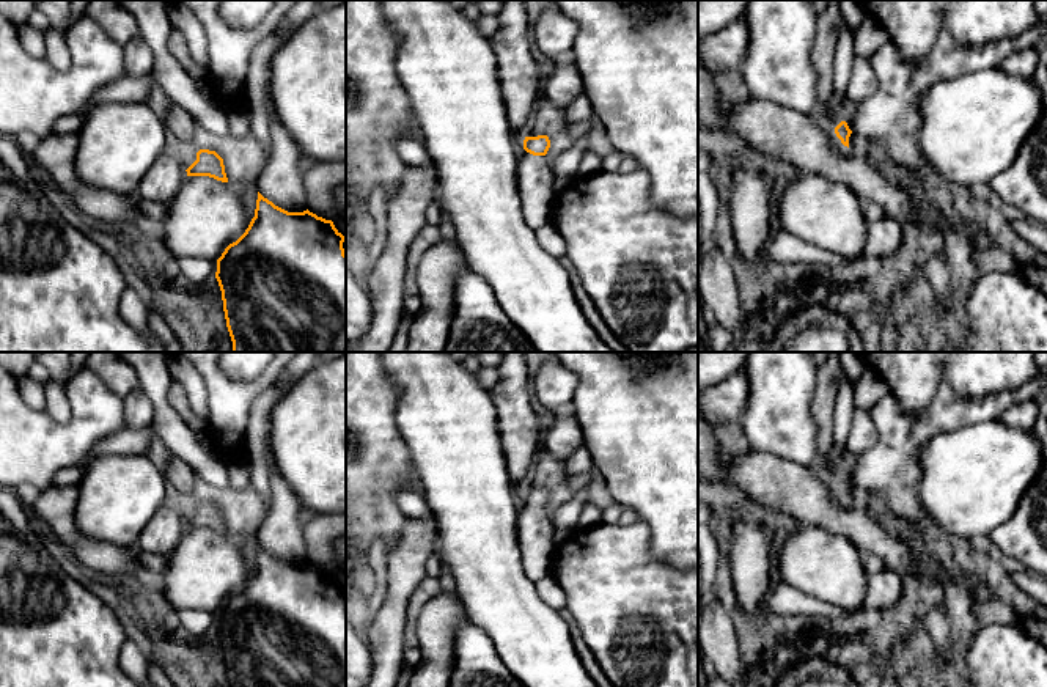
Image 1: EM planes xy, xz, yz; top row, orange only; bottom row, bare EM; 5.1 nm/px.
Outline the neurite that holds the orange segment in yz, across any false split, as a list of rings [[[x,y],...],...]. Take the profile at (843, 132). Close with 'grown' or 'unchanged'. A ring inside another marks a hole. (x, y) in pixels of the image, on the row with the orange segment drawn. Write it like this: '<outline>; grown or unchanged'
[[[1039,20],[1014,39],[973,46],[959,44],[950,31],[940,31],[929,53],[913,63],[888,41],[869,57],[877,82],[874,94],[860,102],[854,118],[849,123],[841,121],[835,127],[835,134],[847,148],[852,132],[863,137],[885,165],[895,168],[902,178],[915,184],[929,171],[918,145],[918,132],[923,124],[920,112],[923,93],[935,82],[956,79],[983,69],[1001,68],[1009,55],[1025,49],[1041,47],[1045,39],[1047,20]]]; grown

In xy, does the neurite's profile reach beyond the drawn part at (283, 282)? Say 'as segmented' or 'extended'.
as segmented

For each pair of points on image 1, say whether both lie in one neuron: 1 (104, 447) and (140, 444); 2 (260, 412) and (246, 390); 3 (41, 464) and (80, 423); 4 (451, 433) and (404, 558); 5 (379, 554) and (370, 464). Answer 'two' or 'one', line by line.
1: one
2: two
3: one
4: two
5: two

